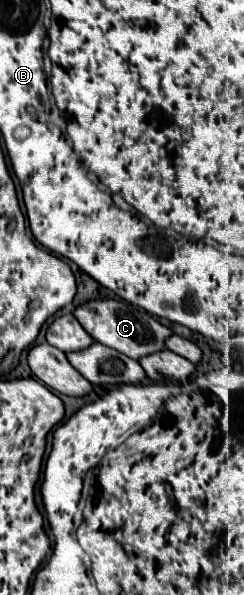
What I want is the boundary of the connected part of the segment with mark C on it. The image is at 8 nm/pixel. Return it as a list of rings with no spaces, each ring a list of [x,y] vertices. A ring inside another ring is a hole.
[[[96,299],[90,301],[74,311],[74,317],[80,321],[80,325],[102,345],[108,345],[132,359],[142,359],[146,355],[158,353],[164,349],[164,341],[172,335],[172,331],[162,325],[158,319],[154,319],[144,309],[130,305],[126,301],[116,299]]]

